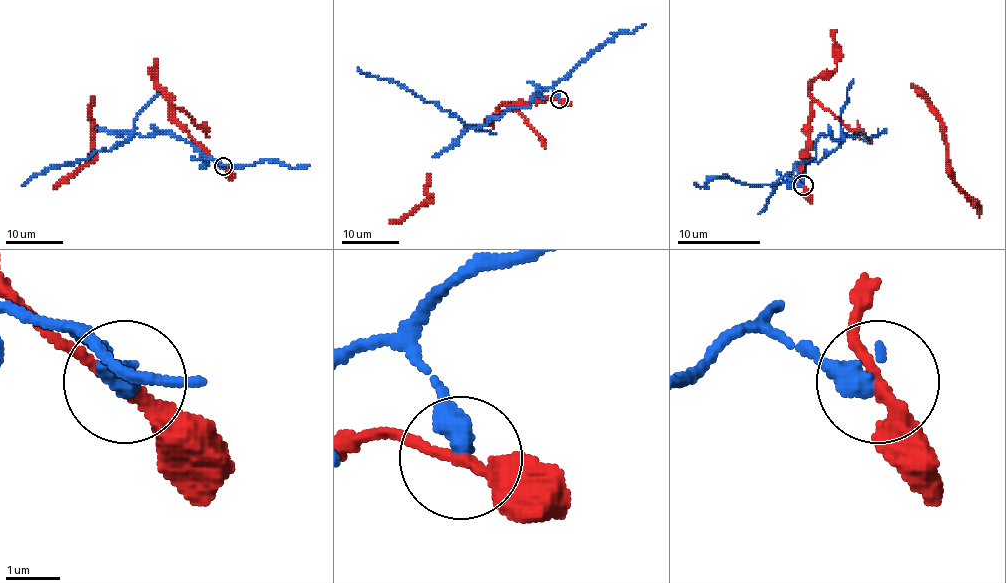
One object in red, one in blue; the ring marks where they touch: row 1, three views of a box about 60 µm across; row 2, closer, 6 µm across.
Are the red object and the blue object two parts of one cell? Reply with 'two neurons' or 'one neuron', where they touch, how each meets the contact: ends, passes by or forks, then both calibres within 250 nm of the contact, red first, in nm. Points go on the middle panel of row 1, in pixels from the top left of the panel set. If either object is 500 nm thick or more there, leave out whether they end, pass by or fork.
two neurons; at (559, 99); red passes by; blue ends there; 200 nm thick on the red side, 480 nm on the other

